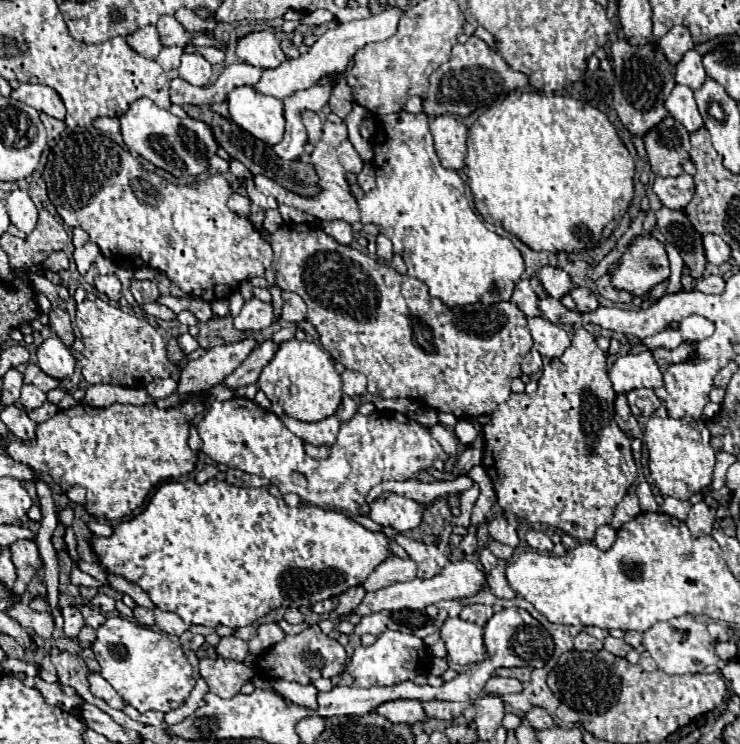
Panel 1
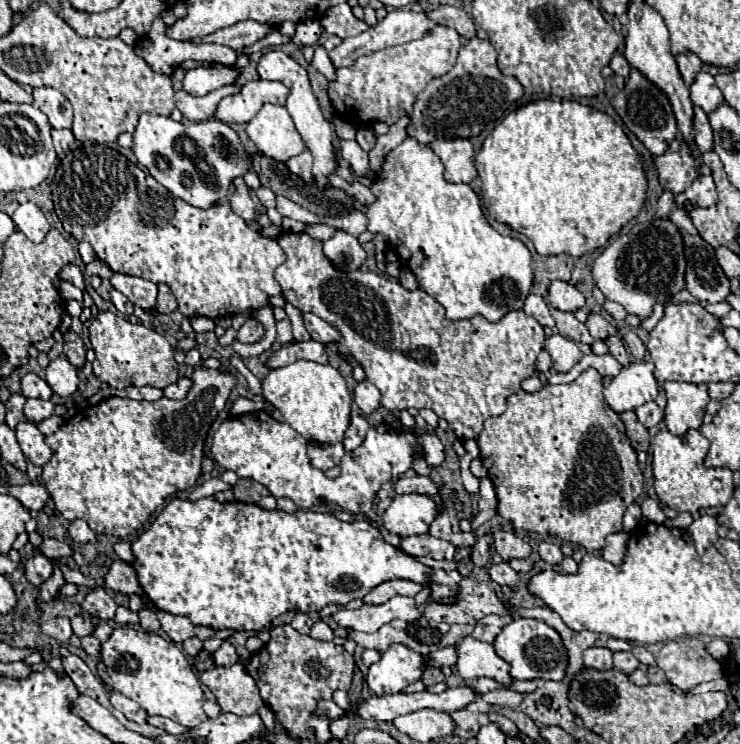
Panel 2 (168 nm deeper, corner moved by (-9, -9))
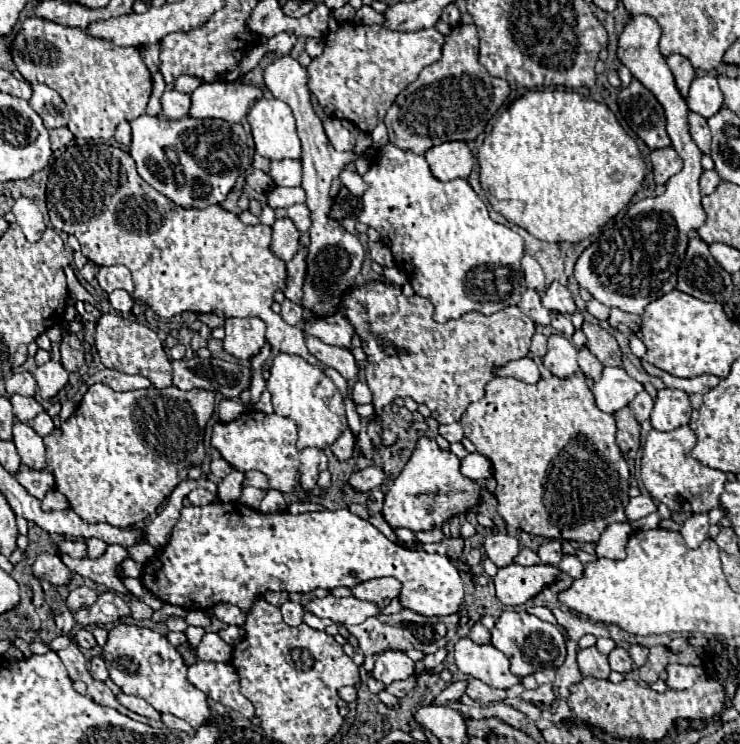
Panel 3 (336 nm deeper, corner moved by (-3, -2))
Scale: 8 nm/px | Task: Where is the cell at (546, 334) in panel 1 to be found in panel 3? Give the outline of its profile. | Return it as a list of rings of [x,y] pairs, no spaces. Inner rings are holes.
[[[559,334],[549,336],[547,354],[543,358],[543,366],[557,378],[569,378],[575,374],[581,374],[581,368],[577,364],[577,348]]]

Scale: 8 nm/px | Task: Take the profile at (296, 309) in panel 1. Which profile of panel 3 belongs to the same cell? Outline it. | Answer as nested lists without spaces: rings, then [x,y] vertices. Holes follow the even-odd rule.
[[[337,312],[335,316],[329,316],[325,320],[309,318],[305,322],[305,332],[323,340],[325,344],[333,344],[339,348],[351,348],[351,338],[355,334],[351,322],[343,312]]]

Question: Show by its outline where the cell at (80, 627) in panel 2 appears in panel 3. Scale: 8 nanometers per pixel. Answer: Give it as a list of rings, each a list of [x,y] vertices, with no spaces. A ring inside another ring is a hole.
[[[103,592],[103,594],[99,594],[99,598],[93,606],[87,606],[87,608],[81,608],[79,612],[75,612],[75,620],[83,626],[115,624],[125,616],[129,616],[129,606],[115,592]]]

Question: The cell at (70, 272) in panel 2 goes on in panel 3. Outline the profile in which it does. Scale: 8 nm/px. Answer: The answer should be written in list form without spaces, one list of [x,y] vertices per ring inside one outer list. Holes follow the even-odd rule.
[[[67,266],[65,268],[65,274],[67,274],[67,286],[69,286],[69,294],[75,298],[75,300],[81,300],[81,302],[89,302],[89,304],[97,304],[95,298],[91,294],[87,294],[87,290],[79,284],[79,280],[75,278],[73,274],[73,268]]]

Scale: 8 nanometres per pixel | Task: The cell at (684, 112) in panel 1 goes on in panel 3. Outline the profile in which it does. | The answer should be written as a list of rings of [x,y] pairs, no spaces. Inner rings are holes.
[[[689,112],[689,134],[695,140],[695,144],[699,146],[699,150],[703,154],[709,154],[709,146],[711,146],[711,134],[709,134],[709,126],[707,120],[703,116],[697,116],[695,112]]]

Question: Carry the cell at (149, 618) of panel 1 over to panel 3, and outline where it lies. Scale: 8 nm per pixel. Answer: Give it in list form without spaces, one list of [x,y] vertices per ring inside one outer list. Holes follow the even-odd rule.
[[[131,598],[129,608],[131,608],[131,616],[135,620],[145,620],[145,618],[151,618],[151,614],[153,614],[153,610],[145,602],[141,602],[139,598]]]

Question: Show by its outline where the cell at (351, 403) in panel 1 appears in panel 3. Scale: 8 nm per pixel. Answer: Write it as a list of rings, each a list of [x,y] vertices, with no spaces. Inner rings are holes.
[[[345,430],[341,434],[341,438],[337,438],[331,444],[331,452],[335,454],[335,458],[339,462],[343,462],[343,460],[349,460],[353,456],[353,446],[355,446],[355,436],[351,434],[351,430]]]

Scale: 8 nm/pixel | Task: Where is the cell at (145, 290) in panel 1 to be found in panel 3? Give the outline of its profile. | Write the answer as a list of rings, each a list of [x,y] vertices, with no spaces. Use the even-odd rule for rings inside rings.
[[[101,266],[97,272],[97,282],[99,286],[111,294],[117,288],[123,288],[127,292],[133,292],[133,280],[131,280],[131,272],[125,266]]]

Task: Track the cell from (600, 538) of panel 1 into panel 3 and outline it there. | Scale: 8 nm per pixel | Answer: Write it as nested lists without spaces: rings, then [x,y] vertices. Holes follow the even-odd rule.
[[[627,522],[611,524],[597,542],[597,556],[611,560],[625,560],[625,544],[629,540],[629,534],[631,526]]]

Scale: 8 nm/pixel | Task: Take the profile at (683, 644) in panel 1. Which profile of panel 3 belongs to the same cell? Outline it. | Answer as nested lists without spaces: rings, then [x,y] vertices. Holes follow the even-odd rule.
[[[671,664],[667,668],[667,688],[669,690],[687,690],[691,688],[697,678],[703,674],[703,668],[701,666],[681,666],[681,664]]]

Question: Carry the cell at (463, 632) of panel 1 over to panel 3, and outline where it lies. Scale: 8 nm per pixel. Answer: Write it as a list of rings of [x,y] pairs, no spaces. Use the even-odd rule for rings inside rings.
[[[461,638],[455,644],[455,664],[463,674],[469,674],[493,688],[511,688],[521,680],[509,672],[509,660],[491,644],[479,646],[471,638]]]

